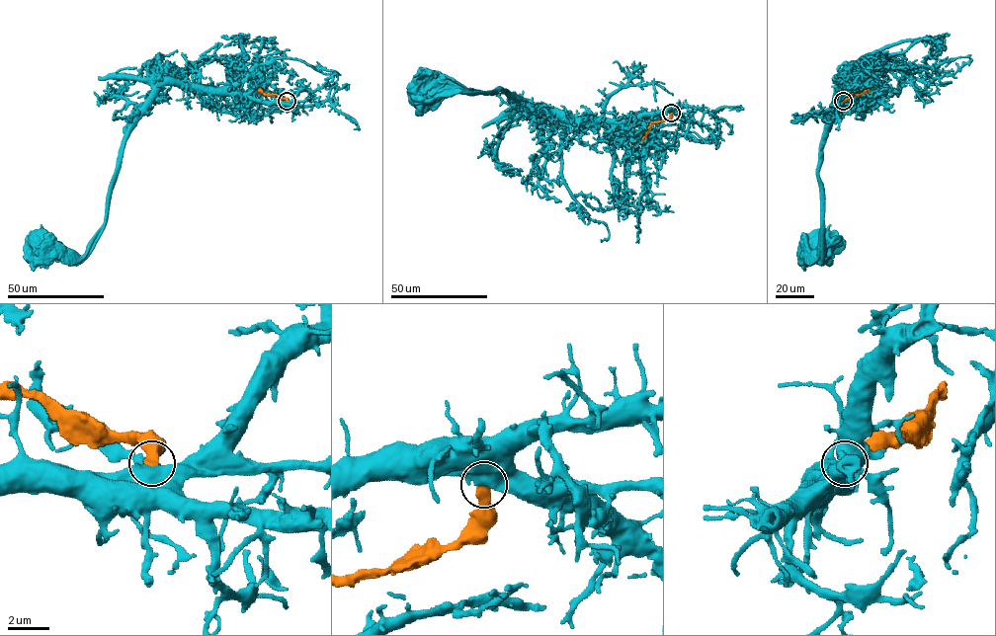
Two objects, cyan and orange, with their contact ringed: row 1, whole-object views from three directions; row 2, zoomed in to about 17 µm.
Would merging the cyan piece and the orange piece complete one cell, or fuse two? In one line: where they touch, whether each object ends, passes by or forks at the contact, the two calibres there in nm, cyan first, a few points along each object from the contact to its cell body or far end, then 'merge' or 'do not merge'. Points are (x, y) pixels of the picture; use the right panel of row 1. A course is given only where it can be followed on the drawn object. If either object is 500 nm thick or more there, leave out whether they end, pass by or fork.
at (843, 101); 700 nm thick on the cyan side, 400 nm on the other; cyan runs (843, 101), (850, 95), (839, 85), (820, 150), (820, 246); orange runs (843, 101), (851, 95), (870, 90); do not merge

